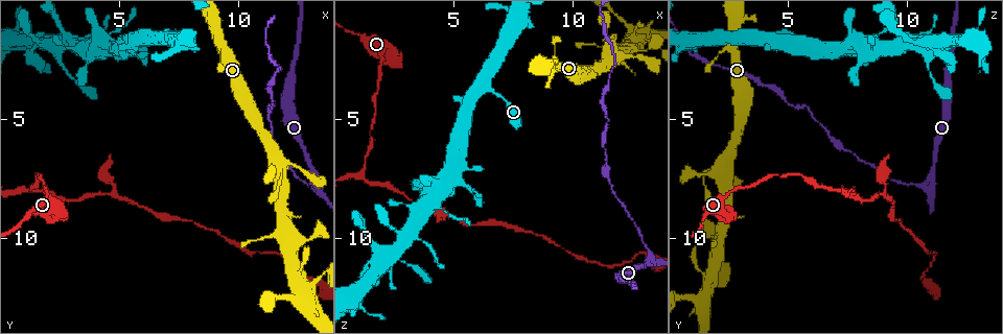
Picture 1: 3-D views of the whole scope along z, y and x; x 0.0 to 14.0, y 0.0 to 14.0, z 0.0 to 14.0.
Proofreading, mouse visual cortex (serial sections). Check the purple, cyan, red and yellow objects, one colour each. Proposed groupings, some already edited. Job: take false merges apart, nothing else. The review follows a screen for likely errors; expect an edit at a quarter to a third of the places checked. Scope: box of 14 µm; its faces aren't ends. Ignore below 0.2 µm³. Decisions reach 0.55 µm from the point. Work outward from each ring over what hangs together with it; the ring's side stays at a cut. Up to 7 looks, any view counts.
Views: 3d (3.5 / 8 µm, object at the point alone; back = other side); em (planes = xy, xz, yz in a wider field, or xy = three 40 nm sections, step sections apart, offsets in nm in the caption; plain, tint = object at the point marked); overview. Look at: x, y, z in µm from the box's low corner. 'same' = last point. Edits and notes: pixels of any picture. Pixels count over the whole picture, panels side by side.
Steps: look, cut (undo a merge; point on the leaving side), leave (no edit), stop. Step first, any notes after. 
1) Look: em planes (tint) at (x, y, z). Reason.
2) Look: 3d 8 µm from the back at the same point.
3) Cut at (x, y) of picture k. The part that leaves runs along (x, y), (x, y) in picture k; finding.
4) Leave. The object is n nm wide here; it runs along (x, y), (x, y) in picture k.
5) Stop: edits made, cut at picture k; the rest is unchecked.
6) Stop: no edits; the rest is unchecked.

Look: 3d 3.5 µm at (11.8, 7.2, 2.3). Arms part here.

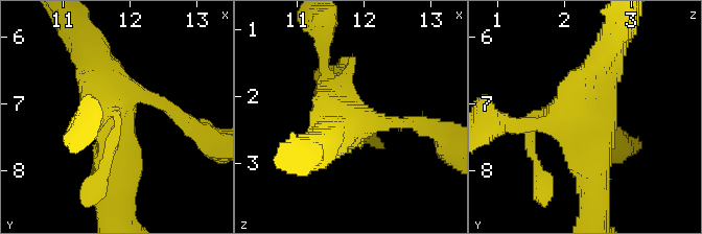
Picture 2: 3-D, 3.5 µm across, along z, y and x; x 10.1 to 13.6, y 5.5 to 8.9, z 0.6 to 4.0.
Look: em xy step 2 (tint) at the same point.

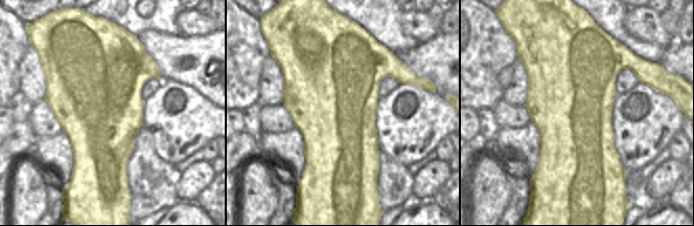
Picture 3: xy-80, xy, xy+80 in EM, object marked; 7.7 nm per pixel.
Leave. The object is 750 nm wide here; it runs along (93, 51), (112, 86), (112, 182) in picture 2; one cell here.

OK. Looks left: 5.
Look: 3d 8 µm at (12.6, 12.4, 1.5). Small branch off a trunk.

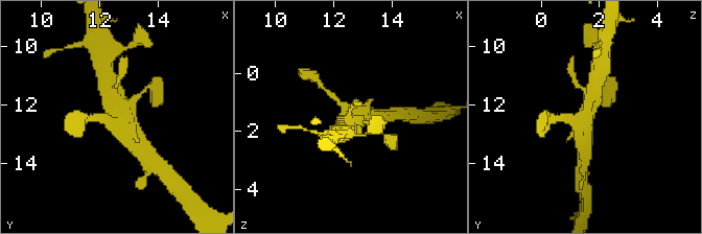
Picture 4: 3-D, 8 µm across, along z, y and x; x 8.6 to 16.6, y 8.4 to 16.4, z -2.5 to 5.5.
Look: 3d 3.5 µm from the back at (12.6, 12.3, 1.5).

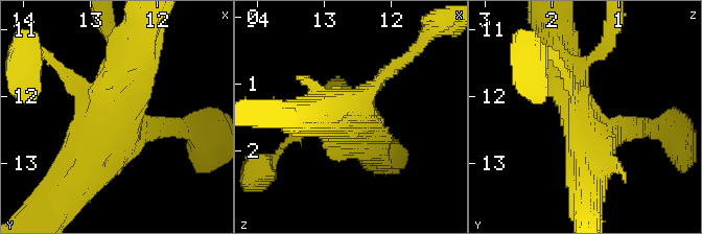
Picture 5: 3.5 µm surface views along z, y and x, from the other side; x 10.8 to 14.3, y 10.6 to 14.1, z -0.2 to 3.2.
Look: em xy step 5 (tint) at (12.60, 12.40, 1.55). Need the tissue.

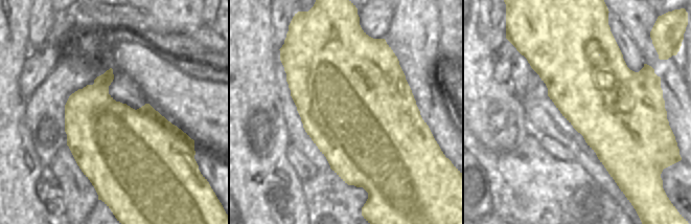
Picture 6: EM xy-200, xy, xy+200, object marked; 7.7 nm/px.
Leave. It runs along (133, 60), (120, 120), (78, 176) in picture 5; one cell here.

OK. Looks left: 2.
Stop: no edits; the rest is unchecked.

